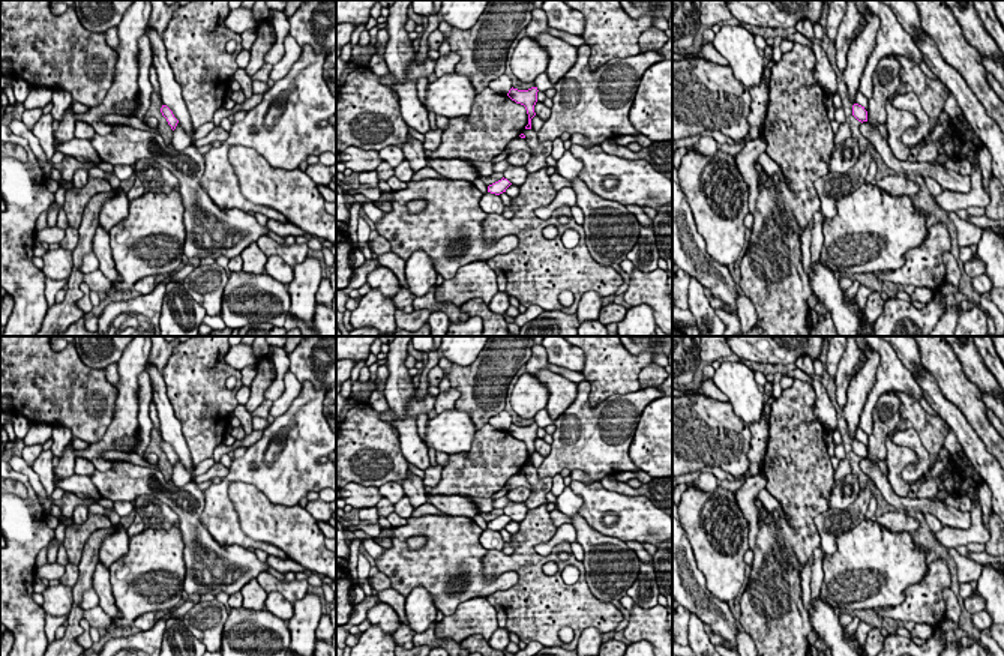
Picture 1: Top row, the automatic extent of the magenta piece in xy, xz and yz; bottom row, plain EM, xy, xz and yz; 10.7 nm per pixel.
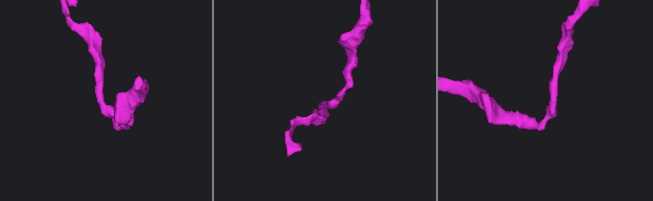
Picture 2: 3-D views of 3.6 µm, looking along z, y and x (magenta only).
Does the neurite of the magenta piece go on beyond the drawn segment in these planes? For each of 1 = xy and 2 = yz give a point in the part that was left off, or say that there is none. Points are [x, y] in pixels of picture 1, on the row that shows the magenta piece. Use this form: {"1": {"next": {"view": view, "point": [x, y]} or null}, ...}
{"1": {"next": null}, "2": {"next": null}}

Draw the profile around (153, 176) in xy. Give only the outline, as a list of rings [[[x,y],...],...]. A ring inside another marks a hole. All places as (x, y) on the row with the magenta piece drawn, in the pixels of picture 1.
[[[138,159],[134,164],[135,174],[140,176],[146,191],[155,189],[164,194],[170,194],[176,188],[179,188],[179,180],[176,176],[159,165],[156,161],[152,159]]]

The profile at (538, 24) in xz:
[[[536,9],[531,12],[531,21],[527,26],[527,36],[528,38],[536,38],[540,33],[548,33],[551,27],[548,26],[546,21],[546,14],[543,9]]]

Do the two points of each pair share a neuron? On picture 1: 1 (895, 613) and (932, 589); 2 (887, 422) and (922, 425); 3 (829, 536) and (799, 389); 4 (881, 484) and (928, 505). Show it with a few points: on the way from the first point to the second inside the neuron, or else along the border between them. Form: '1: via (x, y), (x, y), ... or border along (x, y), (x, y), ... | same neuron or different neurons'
1: via (904, 611), (911, 610), (923, 598) | same neuron
2: border along (890, 392), (899, 422), (886, 457) | different neurons
3: border along (829, 508), (815, 517), (821, 547) | different neurons
4: via (892, 496), (899, 503), (916, 505) | same neuron

